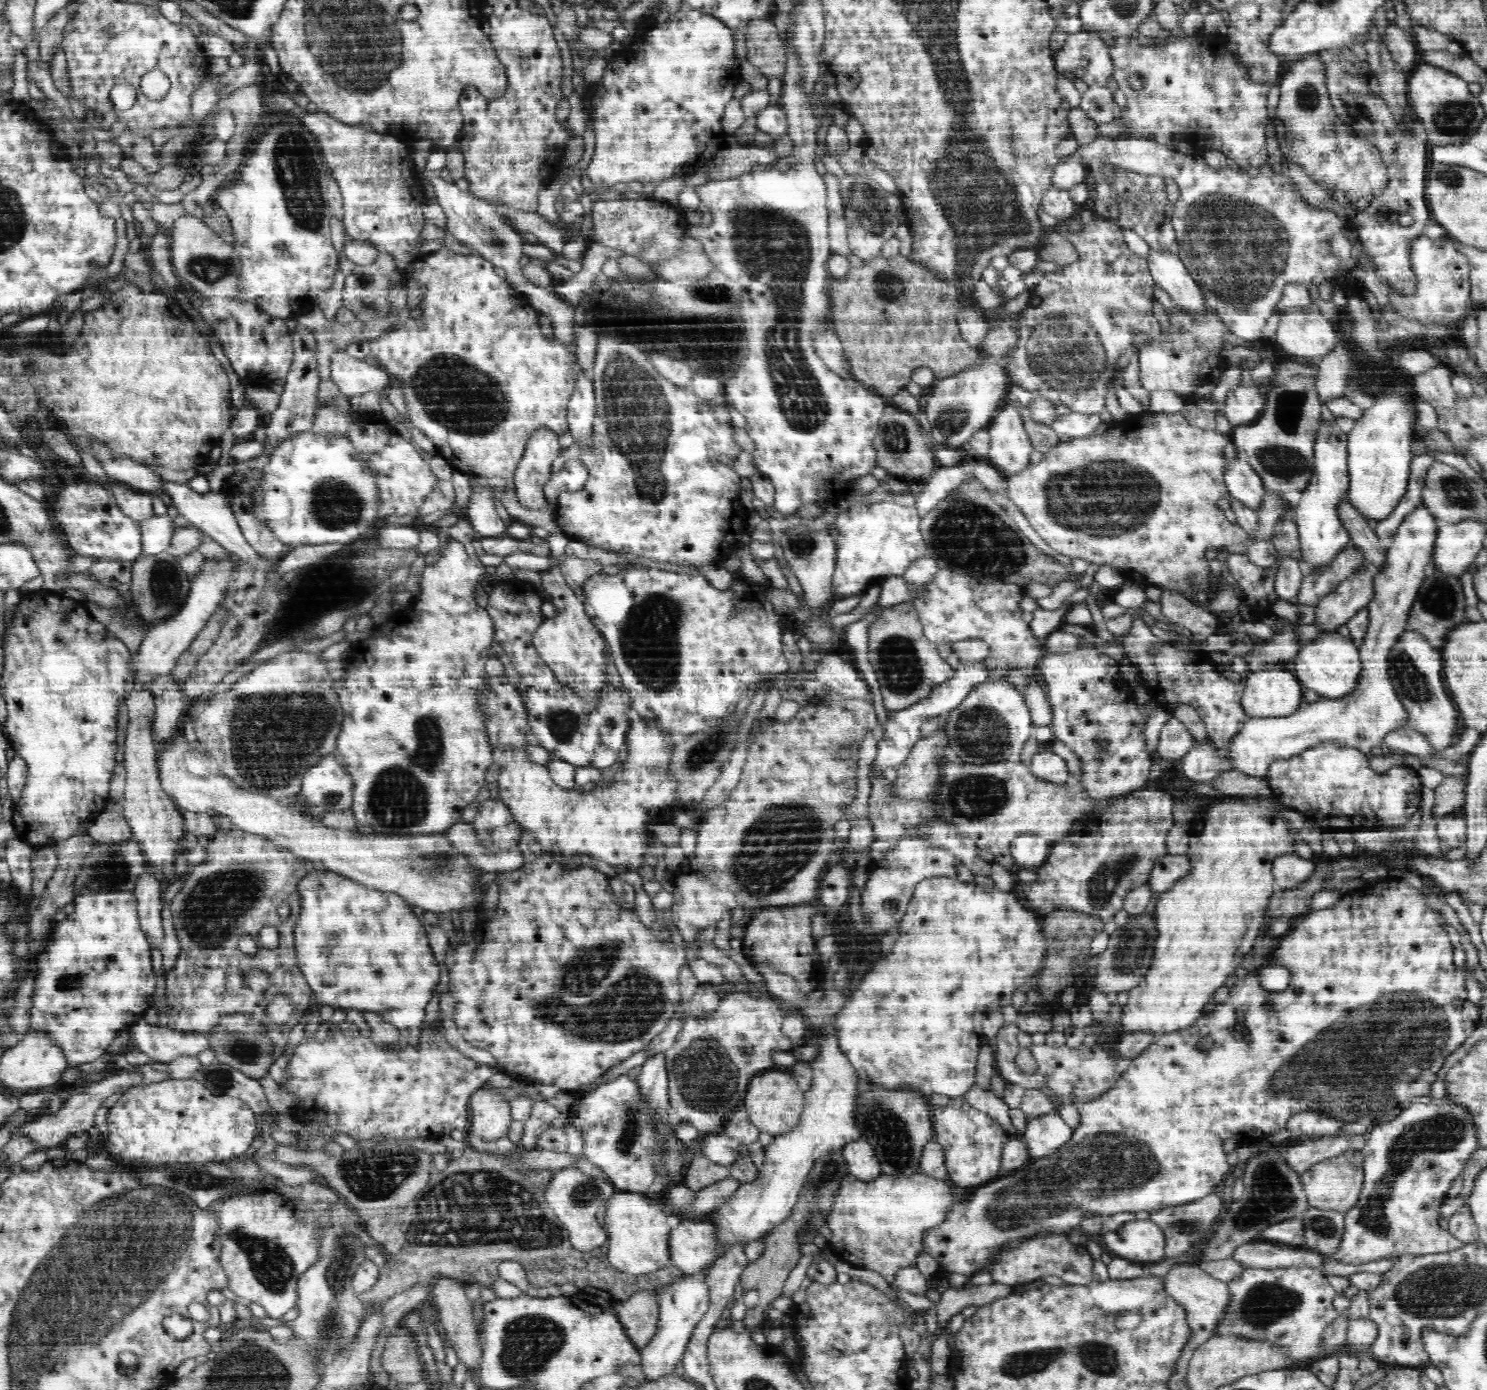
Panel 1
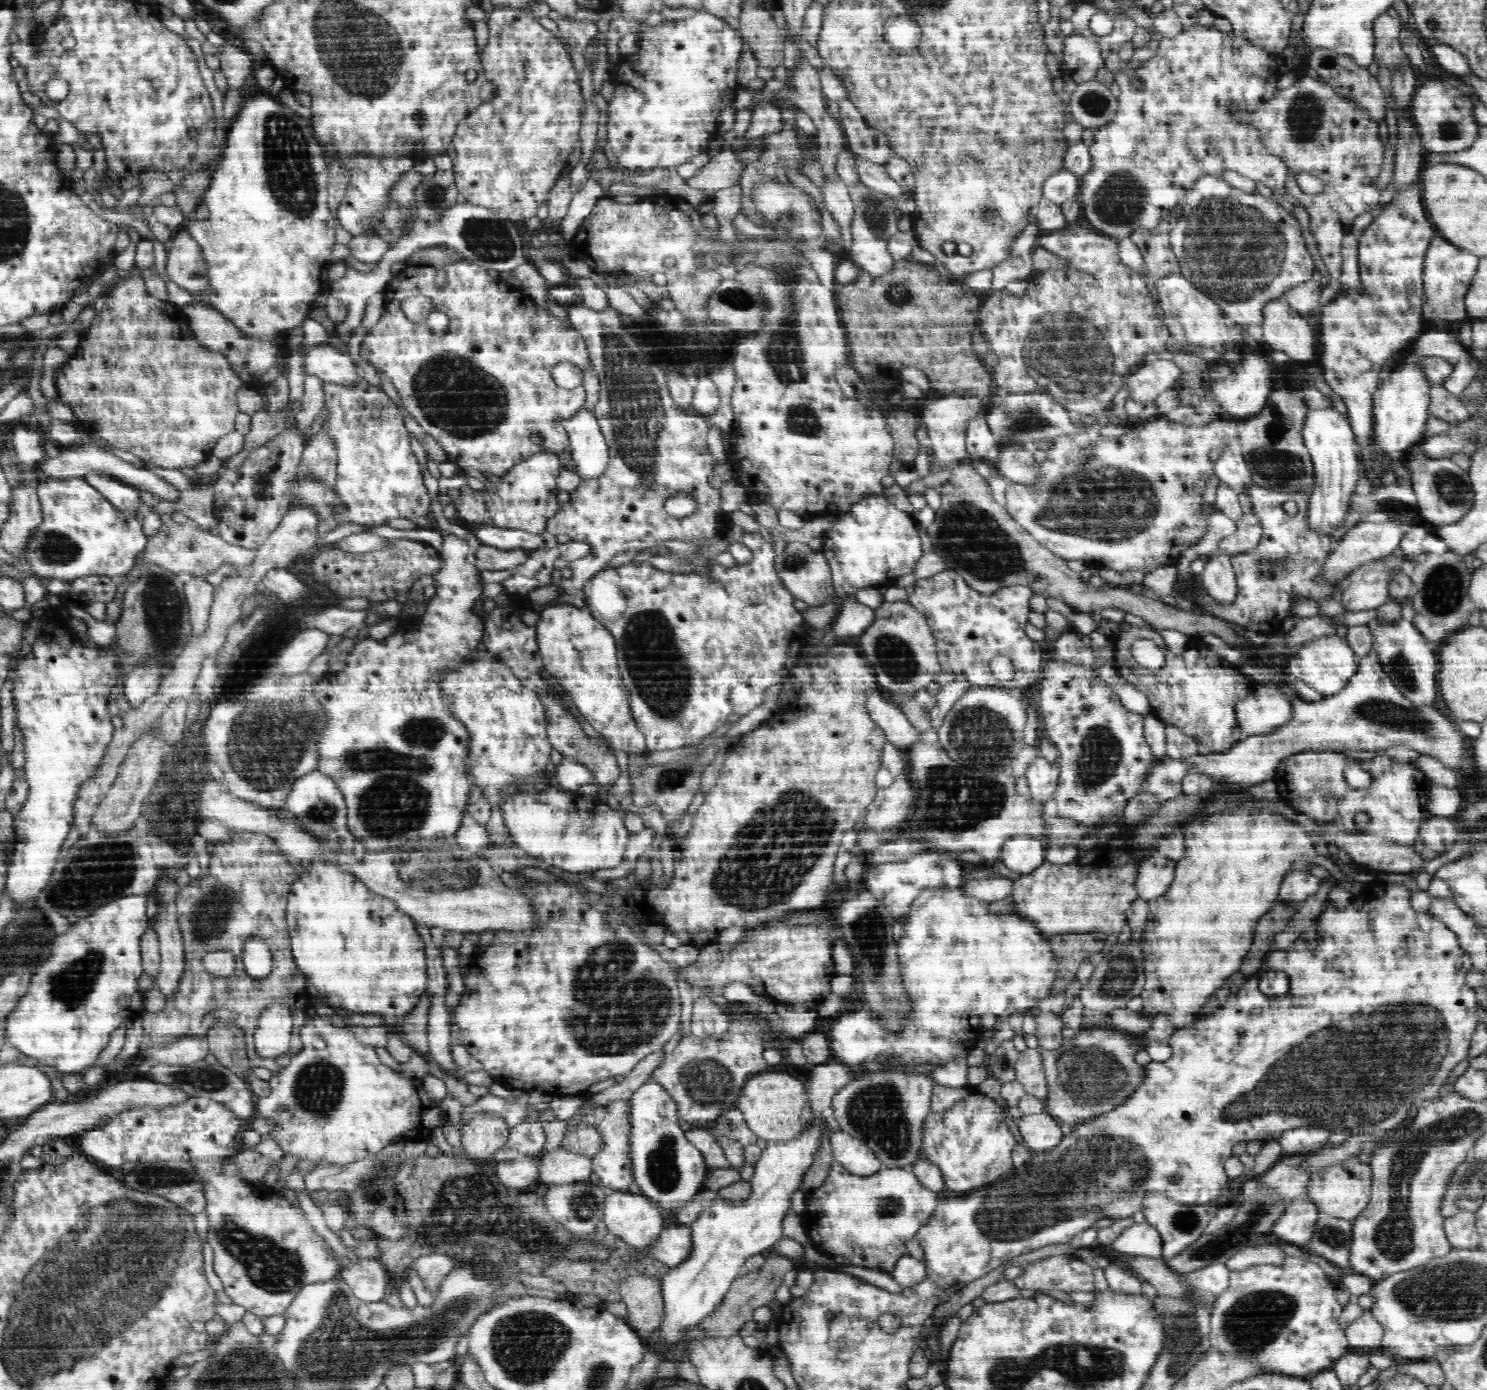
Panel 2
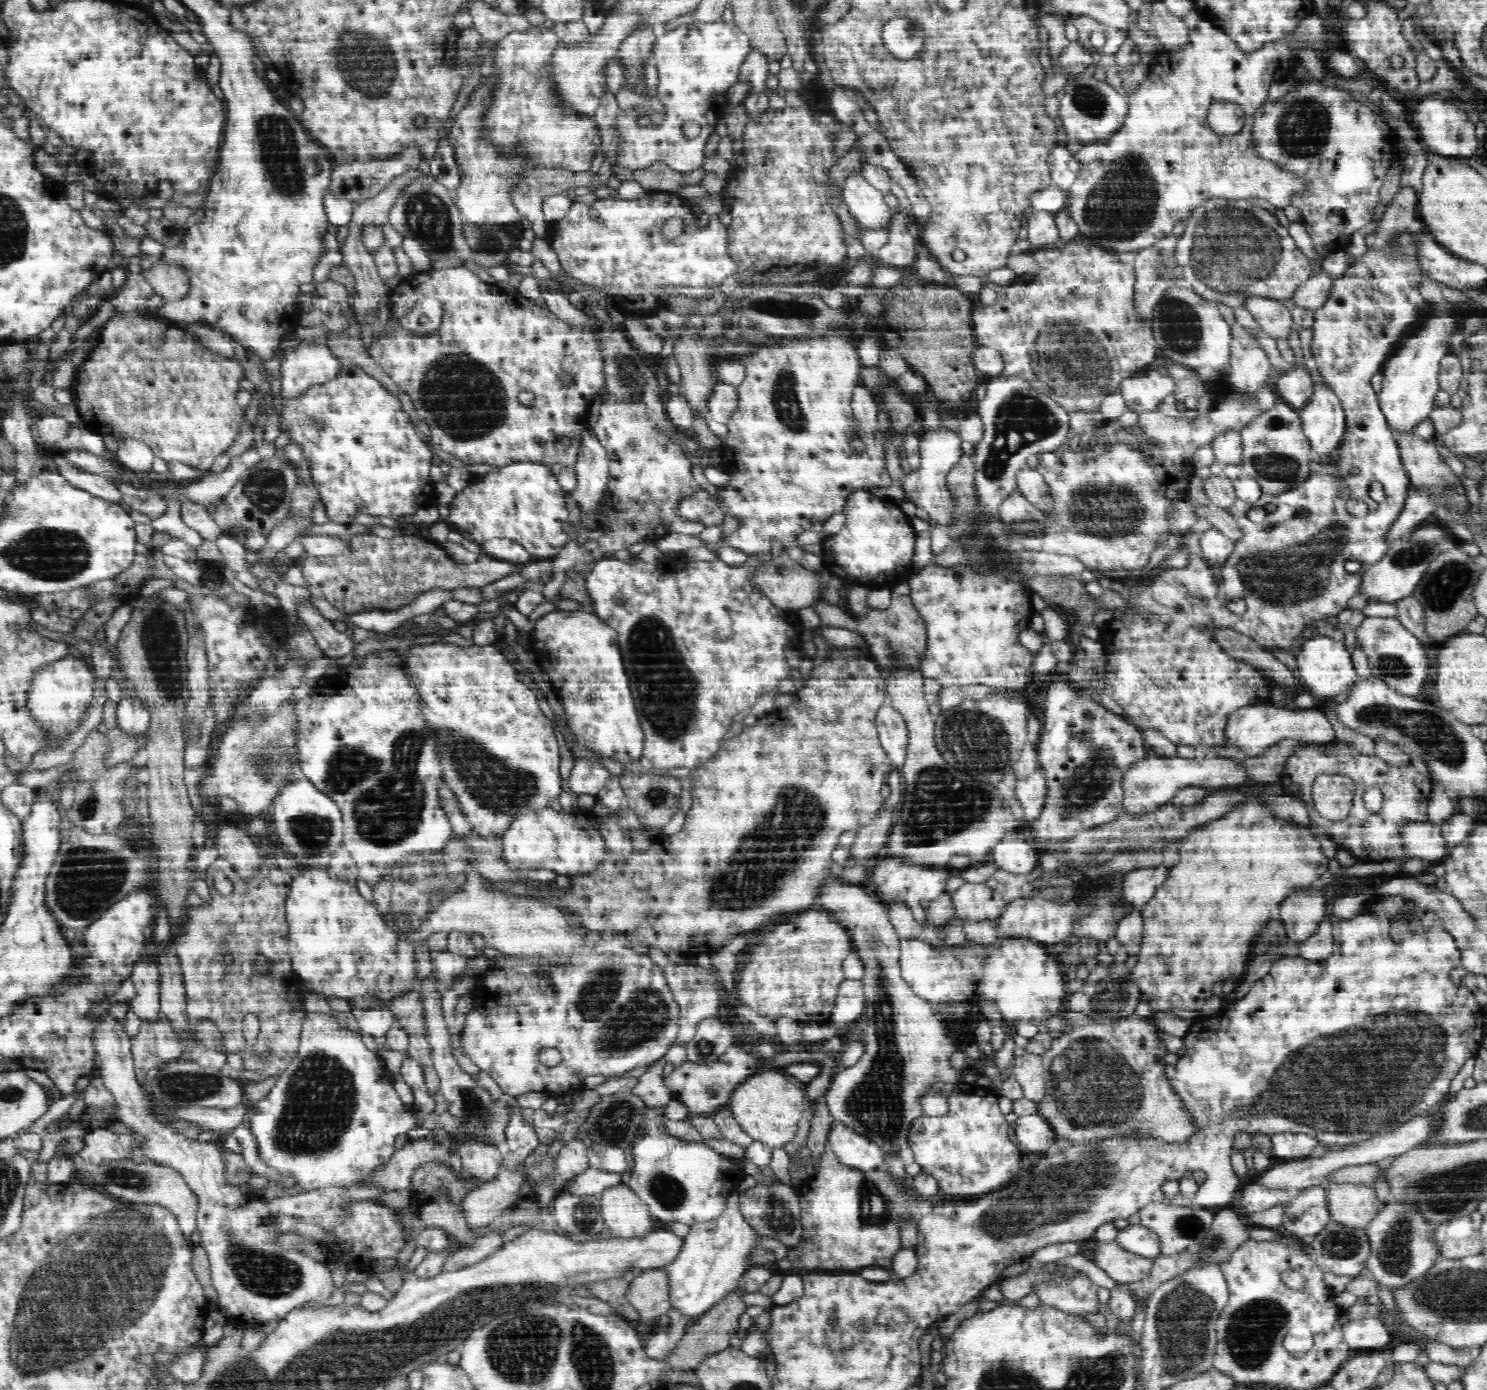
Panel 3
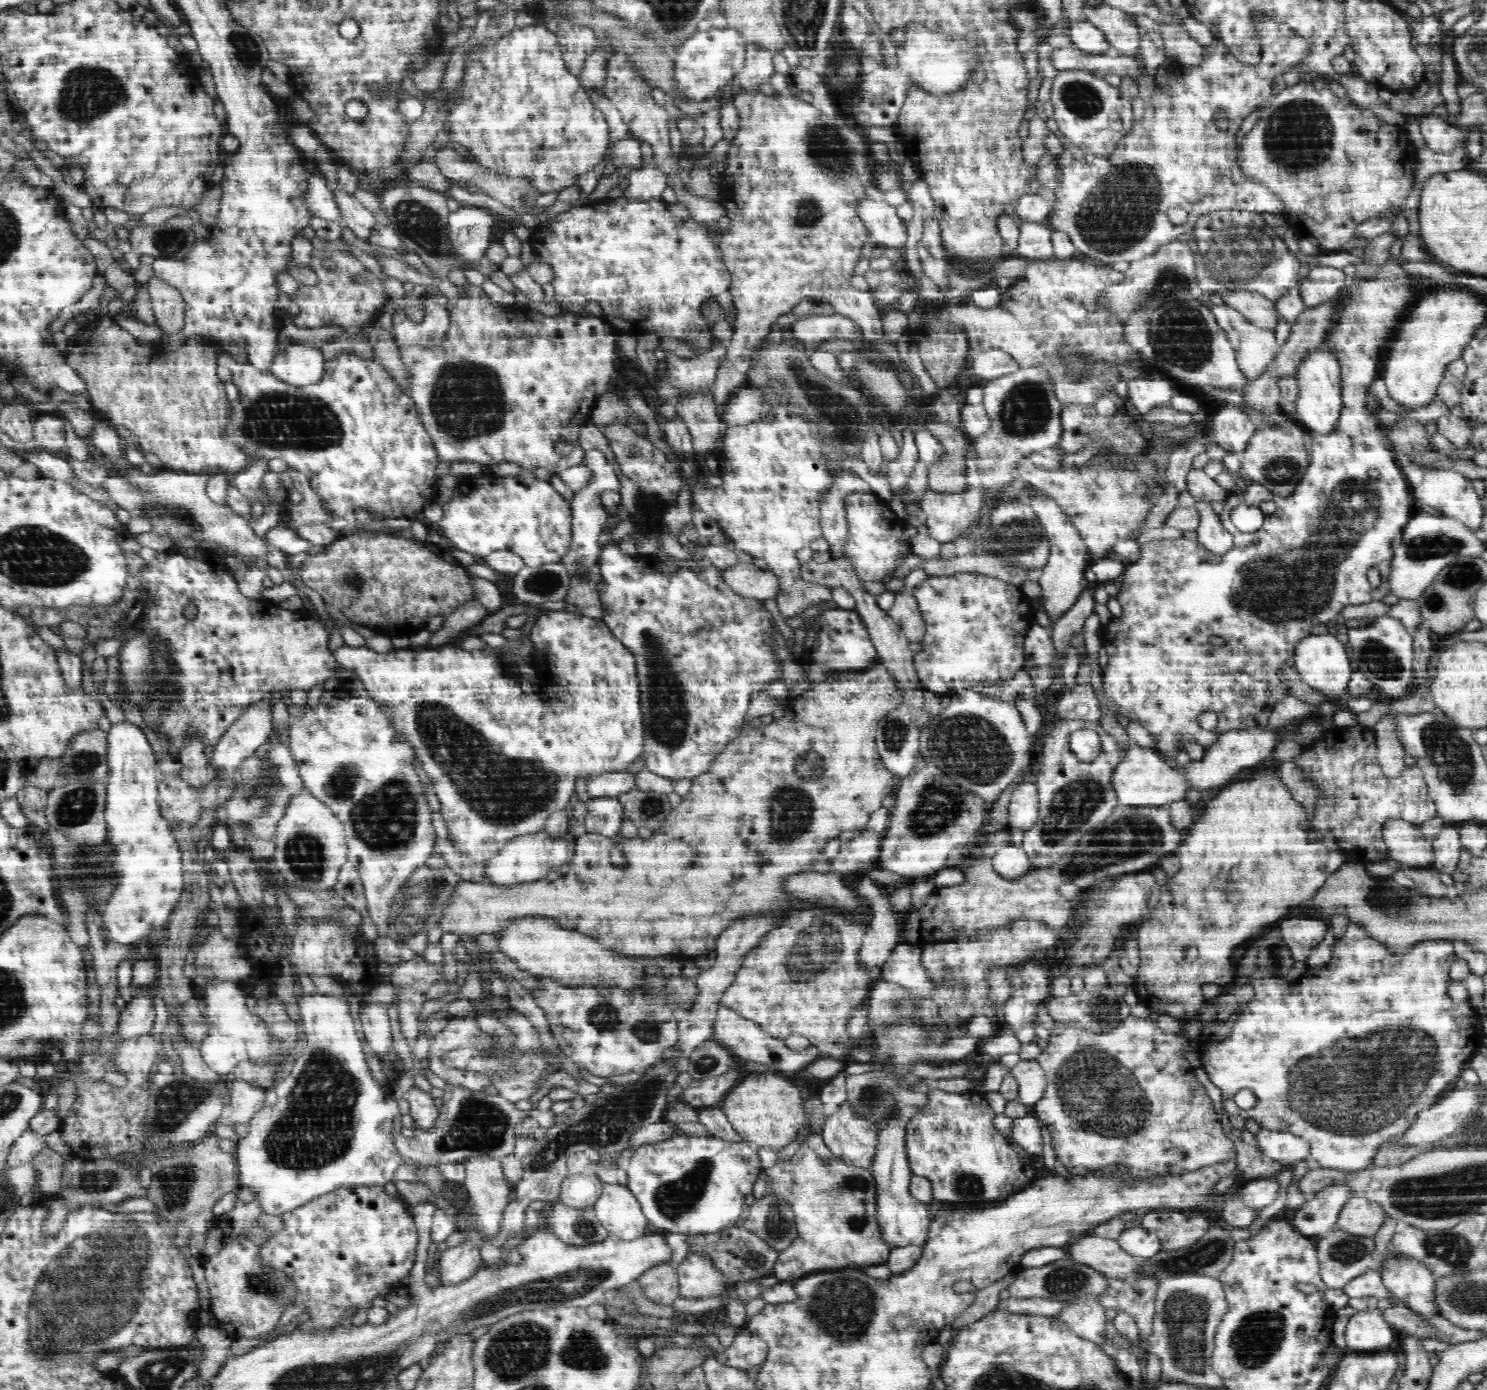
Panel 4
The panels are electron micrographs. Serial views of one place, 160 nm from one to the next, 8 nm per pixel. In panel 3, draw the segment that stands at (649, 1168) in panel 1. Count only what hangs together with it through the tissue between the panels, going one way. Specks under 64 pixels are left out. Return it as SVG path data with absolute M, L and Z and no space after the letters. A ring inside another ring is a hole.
M588 1167L583 1173L568 1182L565 1192L572 1196L594 1196L607 1188L616 1187L625 1180L626 1175L618 1172L606 1172L605 1169Z

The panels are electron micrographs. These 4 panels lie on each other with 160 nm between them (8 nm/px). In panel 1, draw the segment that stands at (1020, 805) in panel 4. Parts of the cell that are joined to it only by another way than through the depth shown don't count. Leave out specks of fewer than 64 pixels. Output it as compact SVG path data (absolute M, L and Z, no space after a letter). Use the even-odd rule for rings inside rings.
M1043 748L1031 759L1034 776L1054 783L1071 782L1072 777L1066 761L1053 752L1053 748Z

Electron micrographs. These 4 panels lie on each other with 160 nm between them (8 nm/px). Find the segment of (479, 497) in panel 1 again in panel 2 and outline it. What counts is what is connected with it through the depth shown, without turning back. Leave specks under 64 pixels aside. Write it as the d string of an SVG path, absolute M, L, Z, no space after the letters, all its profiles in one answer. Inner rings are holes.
M482 525L476 530L476 537L482 545L493 545L494 548L546 548L546 534L532 536L532 533L518 532L512 528L496 525Z

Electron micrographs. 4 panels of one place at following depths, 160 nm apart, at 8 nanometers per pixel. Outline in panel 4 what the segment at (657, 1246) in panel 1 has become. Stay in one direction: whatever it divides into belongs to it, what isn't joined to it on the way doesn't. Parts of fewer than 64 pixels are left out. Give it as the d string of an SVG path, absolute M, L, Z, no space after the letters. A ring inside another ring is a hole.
M603 1183L601 1195L592 1207L599 1223L610 1234L622 1240L636 1240L648 1232L649 1220L643 1213L642 1205L627 1185Z

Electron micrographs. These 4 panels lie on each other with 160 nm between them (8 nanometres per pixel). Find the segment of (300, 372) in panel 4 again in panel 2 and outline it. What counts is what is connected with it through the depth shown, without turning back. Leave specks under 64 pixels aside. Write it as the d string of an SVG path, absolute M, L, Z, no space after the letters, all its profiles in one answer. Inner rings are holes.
M326 344L316 345L307 350L304 372L307 376L315 376L343 387L356 387L362 380L361 370L354 365L350 355Z

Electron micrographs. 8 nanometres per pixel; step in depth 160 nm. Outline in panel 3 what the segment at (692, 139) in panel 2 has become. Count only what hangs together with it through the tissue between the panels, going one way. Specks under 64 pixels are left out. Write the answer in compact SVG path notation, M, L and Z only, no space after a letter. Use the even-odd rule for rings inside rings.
M712 21L709 24L693 22L670 28L664 36L658 36L654 40L651 49L652 64L658 69L658 84L648 89L648 95L658 100L658 108L644 108L642 104L630 104L630 108L618 107L618 118L616 118L616 129L620 131L620 139L623 144L618 152L618 163L622 168L644 170L652 164L663 163L676 172L688 172L702 167L705 159L704 149L710 136L714 136L715 128L718 128L718 120L723 118L726 111L732 106L728 102L728 90L738 81L740 67L748 57L751 48L748 36L741 32L730 21ZM684 122L697 122L701 126L701 132L695 139L688 139L682 132Z

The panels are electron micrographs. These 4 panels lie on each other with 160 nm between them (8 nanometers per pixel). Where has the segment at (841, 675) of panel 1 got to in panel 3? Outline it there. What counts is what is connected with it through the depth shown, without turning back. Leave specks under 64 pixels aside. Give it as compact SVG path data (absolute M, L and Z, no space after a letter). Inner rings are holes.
M885 702L880 706L875 721L881 747L887 752L888 760L891 764L900 770L907 757L907 742L909 739L905 718L901 715L901 712L898 712L891 704Z

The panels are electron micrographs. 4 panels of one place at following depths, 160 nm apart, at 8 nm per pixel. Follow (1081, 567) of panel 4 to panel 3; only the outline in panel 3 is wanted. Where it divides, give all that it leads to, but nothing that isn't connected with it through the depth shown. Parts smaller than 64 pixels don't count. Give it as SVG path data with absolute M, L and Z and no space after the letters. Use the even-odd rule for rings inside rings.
M1027 465L1018 470L1015 477L1018 483L1019 492L1028 498L1028 501L1043 511L1052 508L1051 489L1047 487L1044 477L1037 468L1030 468ZM1018 478L1018 480L1016 480Z

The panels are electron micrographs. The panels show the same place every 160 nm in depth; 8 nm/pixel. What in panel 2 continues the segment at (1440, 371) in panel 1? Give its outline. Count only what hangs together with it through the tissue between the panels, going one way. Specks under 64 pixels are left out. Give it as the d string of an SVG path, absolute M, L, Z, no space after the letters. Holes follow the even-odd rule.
M1431 384L1429 401L1429 414L1452 425L1460 424L1470 416L1468 407L1442 384Z

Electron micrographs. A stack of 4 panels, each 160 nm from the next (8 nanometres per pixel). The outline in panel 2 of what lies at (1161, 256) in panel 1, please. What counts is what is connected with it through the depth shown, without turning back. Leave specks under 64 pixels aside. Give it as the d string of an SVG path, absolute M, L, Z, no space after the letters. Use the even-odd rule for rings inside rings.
M1180 274L1164 276L1162 282L1158 282L1155 286L1158 286L1158 306L1160 306L1158 315L1169 330L1174 348L1177 348L1178 344L1198 346L1198 348L1216 348L1216 346L1230 348L1234 342L1232 330L1223 320L1218 306L1206 294L1198 292Z

